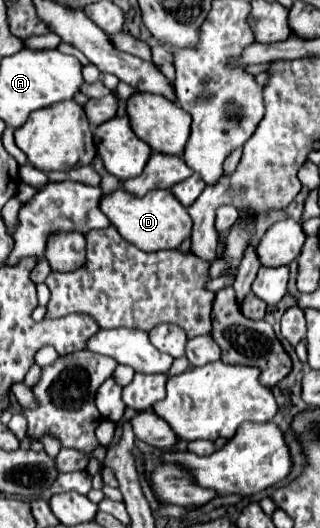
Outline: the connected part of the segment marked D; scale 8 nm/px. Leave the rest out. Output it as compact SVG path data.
M116 189L100 199L100 211L110 219L110 223L118 229L118 233L132 245L142 251L160 251L180 247L180 243L192 231L192 219L188 211L172 197L170 191L156 189L146 193L144 197L136 197L124 189Z

